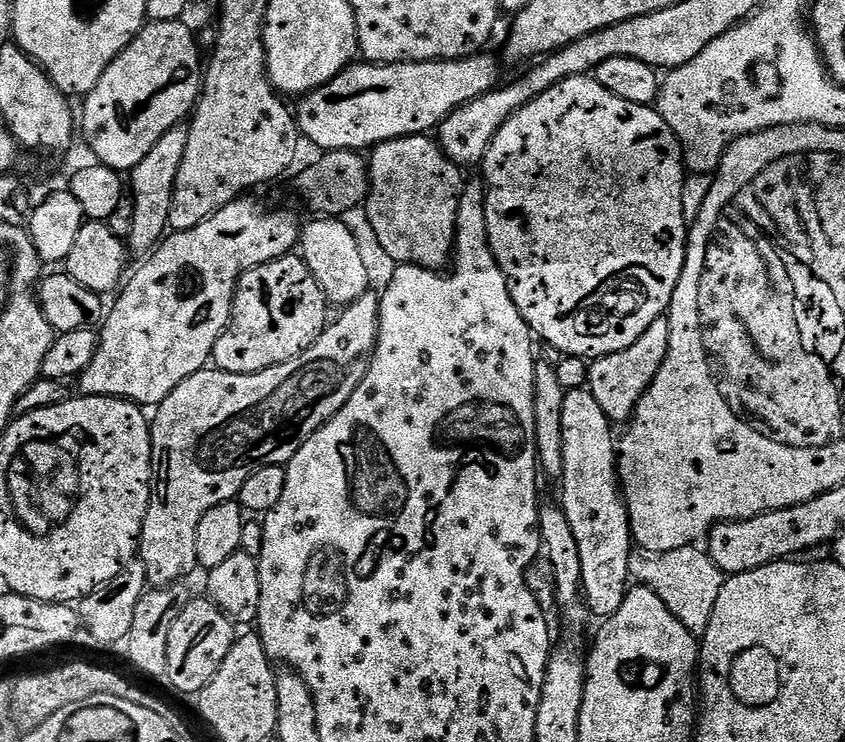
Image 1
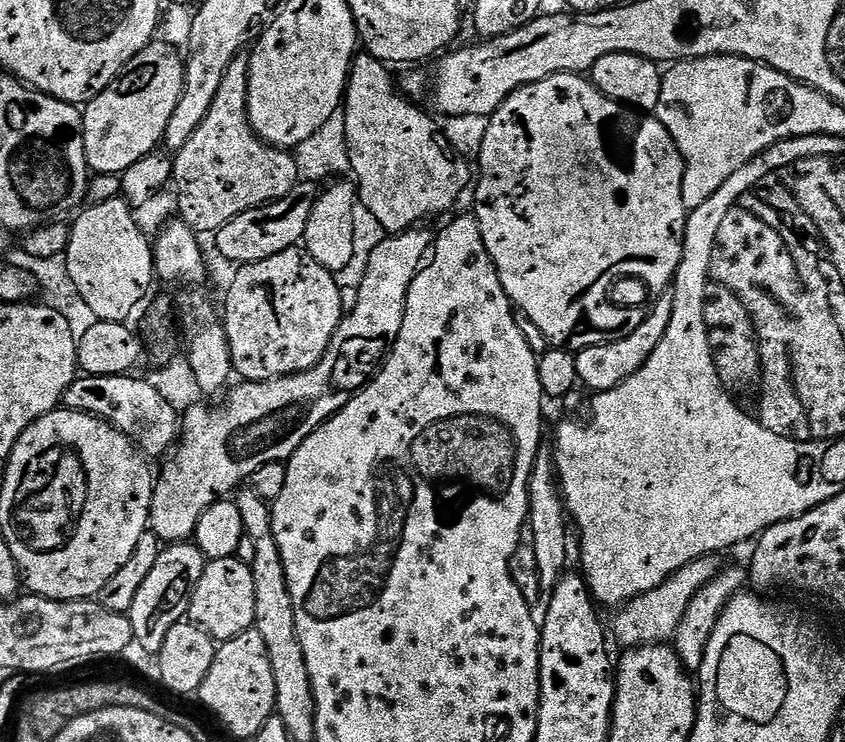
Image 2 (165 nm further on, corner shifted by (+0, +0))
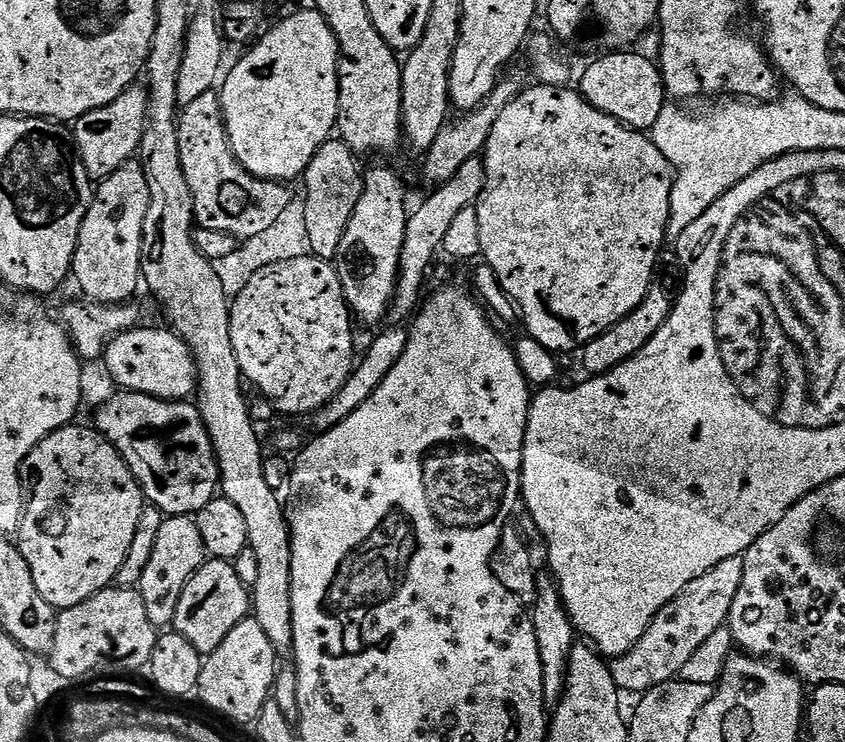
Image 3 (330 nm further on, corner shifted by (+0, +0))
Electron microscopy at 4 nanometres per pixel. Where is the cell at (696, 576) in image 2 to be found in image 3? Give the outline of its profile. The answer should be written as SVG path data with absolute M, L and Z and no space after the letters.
M735 556L696 578L680 591L673 602L668 603L655 615L654 621L647 627L634 649L626 655L615 657L609 668L615 684L622 692L643 694L666 681L675 679L684 664L694 656L694 652L727 623L738 587L745 573L743 556Z

